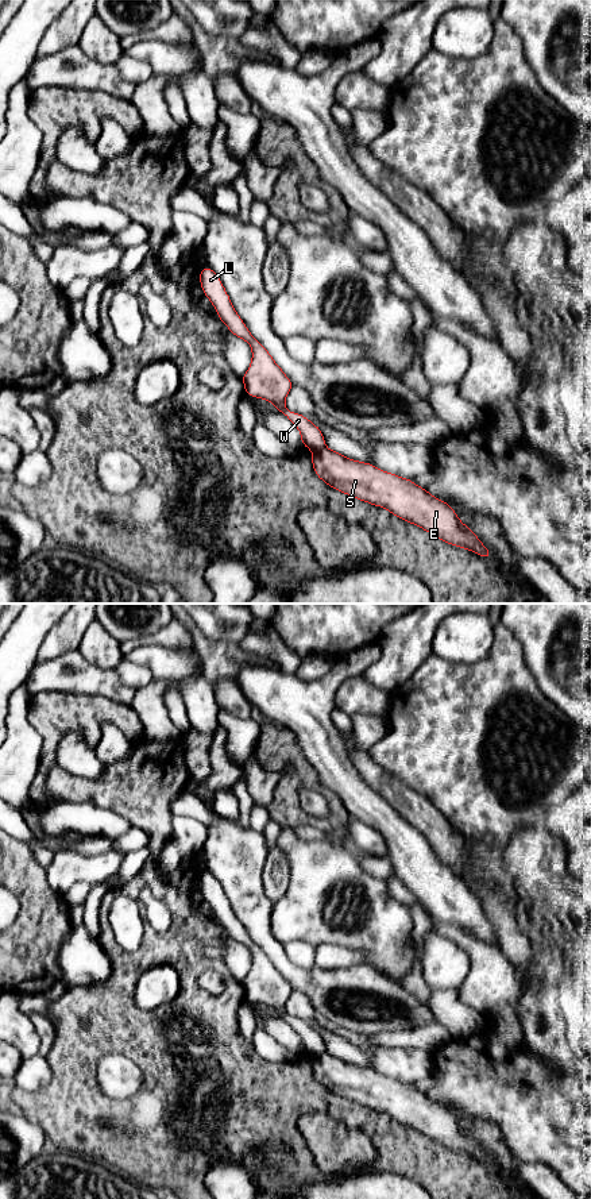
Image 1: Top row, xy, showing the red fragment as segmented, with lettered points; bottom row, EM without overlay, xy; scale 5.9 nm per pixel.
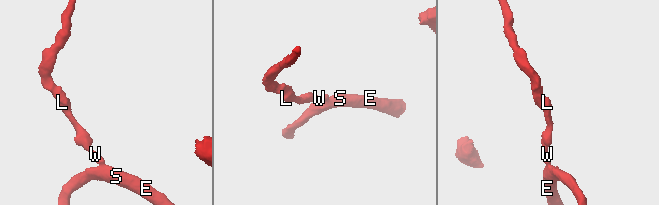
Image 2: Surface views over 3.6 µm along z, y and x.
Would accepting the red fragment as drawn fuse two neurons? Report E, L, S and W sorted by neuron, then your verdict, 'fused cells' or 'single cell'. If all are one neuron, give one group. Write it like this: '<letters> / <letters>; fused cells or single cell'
E S / L W; fused cells

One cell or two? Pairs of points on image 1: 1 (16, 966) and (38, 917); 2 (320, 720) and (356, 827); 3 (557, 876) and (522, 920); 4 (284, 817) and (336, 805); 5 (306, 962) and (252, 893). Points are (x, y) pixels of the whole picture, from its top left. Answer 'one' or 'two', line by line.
1: one
2: two
3: two
4: one
5: two

